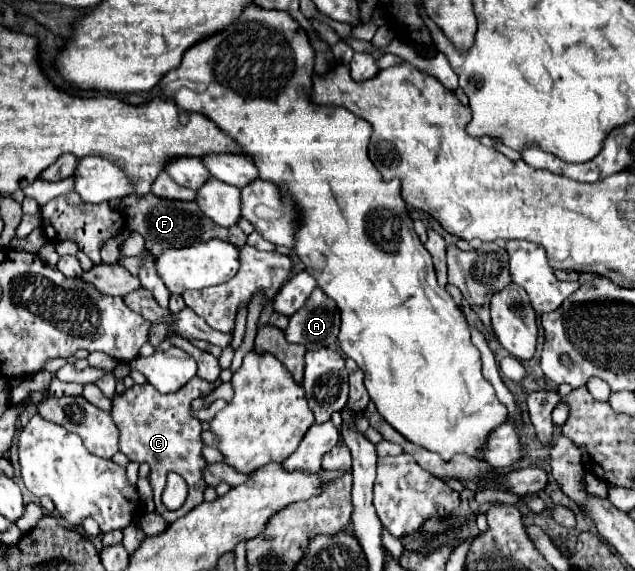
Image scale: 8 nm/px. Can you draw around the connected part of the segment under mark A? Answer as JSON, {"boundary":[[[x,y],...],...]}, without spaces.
{"boundary":[[[319,287],[307,299],[307,305],[299,309],[285,331],[289,343],[301,343],[307,349],[321,349],[337,343],[339,333],[339,309]]]}

